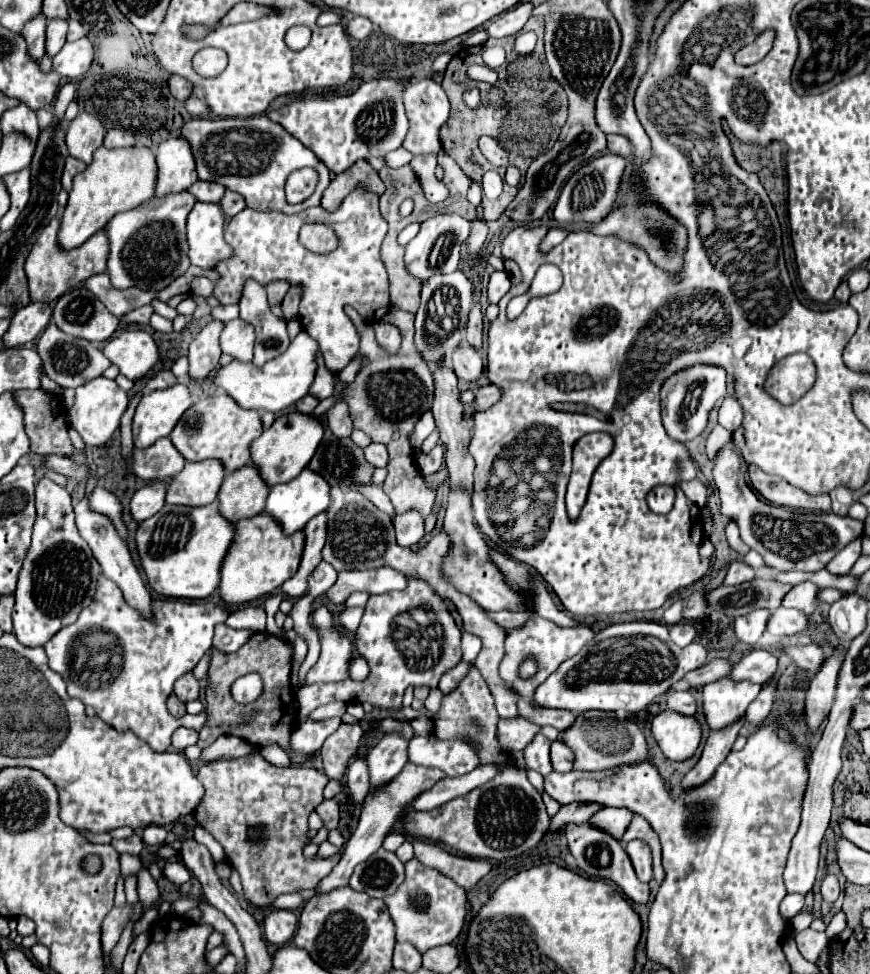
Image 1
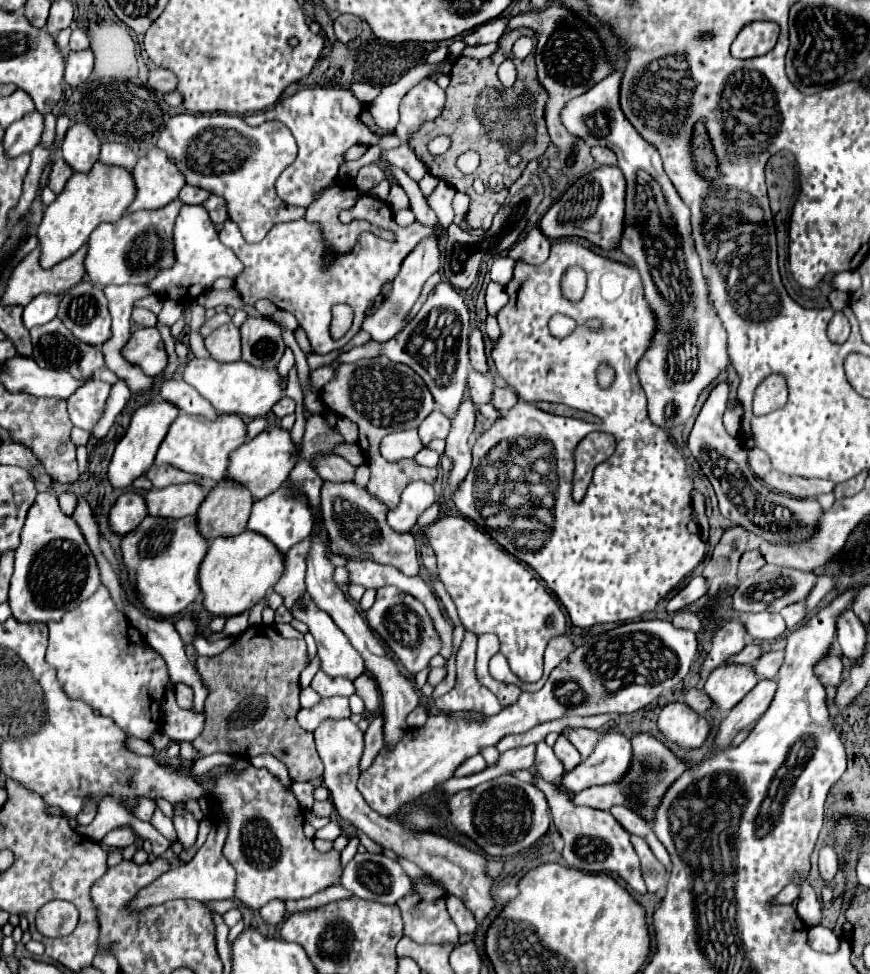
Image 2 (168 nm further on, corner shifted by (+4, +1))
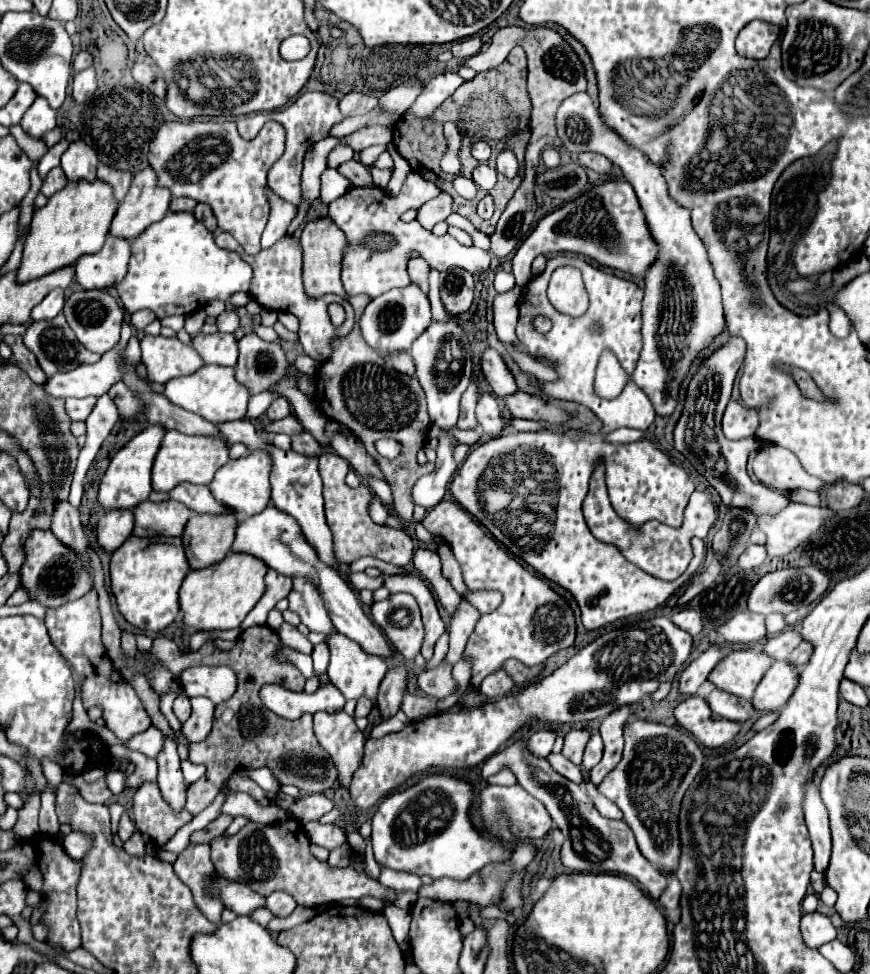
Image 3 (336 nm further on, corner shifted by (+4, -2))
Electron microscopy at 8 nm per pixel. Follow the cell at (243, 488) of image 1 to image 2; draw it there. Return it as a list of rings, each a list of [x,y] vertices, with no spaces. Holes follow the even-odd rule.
[[[222,479],[206,495],[198,509],[198,527],[204,537],[238,535],[246,529],[254,499],[242,483]]]

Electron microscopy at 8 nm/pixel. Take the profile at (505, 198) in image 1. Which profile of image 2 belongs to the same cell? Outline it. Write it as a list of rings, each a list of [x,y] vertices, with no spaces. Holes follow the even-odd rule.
[[[512,29],[508,31],[500,41],[498,41],[498,53],[488,59],[470,59],[470,57],[460,57],[456,59],[452,71],[450,71],[450,85],[446,87],[446,107],[436,121],[430,121],[428,125],[422,125],[420,133],[412,135],[412,147],[416,149],[416,155],[424,159],[426,167],[432,169],[432,175],[438,179],[448,181],[456,191],[468,193],[470,195],[470,211],[468,211],[468,223],[474,229],[488,229],[492,225],[492,219],[500,205],[506,199],[506,189],[500,193],[484,193],[478,195],[472,189],[472,181],[476,177],[490,177],[494,171],[504,175],[504,185],[512,185],[524,171],[526,163],[532,159],[538,159],[538,155],[544,155],[544,151],[550,145],[546,121],[544,121],[544,109],[548,101],[548,93],[544,93],[544,87],[536,79],[536,63],[534,55],[528,55],[526,59],[518,61],[512,57],[510,47],[514,43],[514,37],[526,35],[530,29]],[[504,59],[512,59],[518,77],[512,89],[504,89],[502,83],[496,77],[498,65]],[[436,135],[450,135],[452,137],[452,147],[444,155],[432,155],[428,151],[428,141],[434,139]],[[468,149],[474,149],[480,153],[480,167],[476,169],[474,175],[464,175],[456,169],[456,157]],[[510,153],[520,153],[522,161],[518,167],[510,167],[506,161],[506,155]]]

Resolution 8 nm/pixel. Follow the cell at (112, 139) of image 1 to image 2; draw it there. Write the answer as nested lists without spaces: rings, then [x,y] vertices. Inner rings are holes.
[[[104,143],[102,145],[102,153],[100,153],[100,161],[108,163],[108,165],[126,167],[126,169],[132,171],[134,165],[136,165],[136,161],[138,161],[138,157],[124,143]]]

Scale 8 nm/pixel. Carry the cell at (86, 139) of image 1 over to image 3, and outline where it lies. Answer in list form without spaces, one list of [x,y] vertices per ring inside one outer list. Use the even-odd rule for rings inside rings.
[[[82,140],[72,142],[68,150],[62,154],[62,170],[70,182],[76,180],[94,182],[96,166],[98,166],[98,154]]]

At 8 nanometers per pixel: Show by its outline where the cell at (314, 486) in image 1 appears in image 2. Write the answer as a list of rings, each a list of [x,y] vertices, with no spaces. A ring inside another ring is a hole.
[[[284,483],[272,495],[254,501],[252,515],[248,519],[248,529],[266,535],[282,553],[288,553],[288,549],[292,545],[296,545],[298,541],[302,541],[304,537],[308,537],[310,531],[312,531],[312,525],[314,525],[312,511],[310,511],[310,505],[306,501],[306,497],[300,497],[300,495],[294,497],[292,493],[294,491],[288,487],[288,483]]]

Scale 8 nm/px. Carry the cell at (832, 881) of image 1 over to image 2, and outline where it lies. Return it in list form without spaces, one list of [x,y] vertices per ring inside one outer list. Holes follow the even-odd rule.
[[[824,847],[820,851],[820,861],[818,863],[820,863],[820,877],[822,877],[822,881],[830,883],[836,877],[836,873],[838,873],[838,855],[834,853],[834,849]]]

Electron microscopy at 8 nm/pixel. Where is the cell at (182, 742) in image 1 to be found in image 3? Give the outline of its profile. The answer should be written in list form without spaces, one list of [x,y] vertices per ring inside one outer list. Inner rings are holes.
[[[190,698],[192,716],[182,724],[182,732],[190,742],[202,742],[212,730],[214,704],[208,698]]]

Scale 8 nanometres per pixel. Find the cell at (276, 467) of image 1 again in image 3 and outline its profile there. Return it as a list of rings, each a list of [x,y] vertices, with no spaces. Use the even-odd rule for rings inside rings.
[[[252,452],[246,458],[228,462],[226,466],[222,466],[212,482],[208,484],[212,496],[216,498],[216,502],[220,502],[222,506],[244,514],[244,516],[252,516],[256,512],[262,512],[268,502],[270,502],[270,492],[268,492],[268,484],[270,484],[270,470],[272,466],[268,464],[268,456],[264,456],[264,452]]]

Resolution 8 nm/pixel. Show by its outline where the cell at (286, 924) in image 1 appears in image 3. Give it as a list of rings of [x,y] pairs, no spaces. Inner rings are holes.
[[[282,890],[272,892],[266,900],[268,900],[266,908],[268,908],[270,912],[274,912],[278,918],[286,918],[286,916],[290,916],[290,914],[294,912],[294,908],[298,906],[296,900],[294,900],[288,892],[282,892]]]

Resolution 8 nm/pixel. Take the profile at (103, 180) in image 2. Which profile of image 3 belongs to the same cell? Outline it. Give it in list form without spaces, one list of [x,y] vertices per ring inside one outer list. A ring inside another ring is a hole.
[[[86,180],[68,182],[60,192],[48,198],[44,208],[38,208],[30,222],[30,232],[24,242],[22,262],[16,270],[16,282],[24,284],[42,278],[54,270],[74,266],[84,254],[96,254],[106,236],[118,204],[112,196],[112,188],[100,180],[88,184]]]

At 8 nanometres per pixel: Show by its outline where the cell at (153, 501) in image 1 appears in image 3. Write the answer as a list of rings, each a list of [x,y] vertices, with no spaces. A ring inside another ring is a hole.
[[[106,512],[96,528],[98,546],[112,554],[132,534],[132,512]]]

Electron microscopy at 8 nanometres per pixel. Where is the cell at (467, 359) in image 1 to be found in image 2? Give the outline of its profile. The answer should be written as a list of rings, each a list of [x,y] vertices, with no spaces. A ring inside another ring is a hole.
[[[470,371],[468,373],[468,389],[470,389],[470,397],[472,397],[474,405],[490,403],[492,389],[494,389],[494,379],[490,375],[484,375],[484,373],[478,373],[478,371]]]

